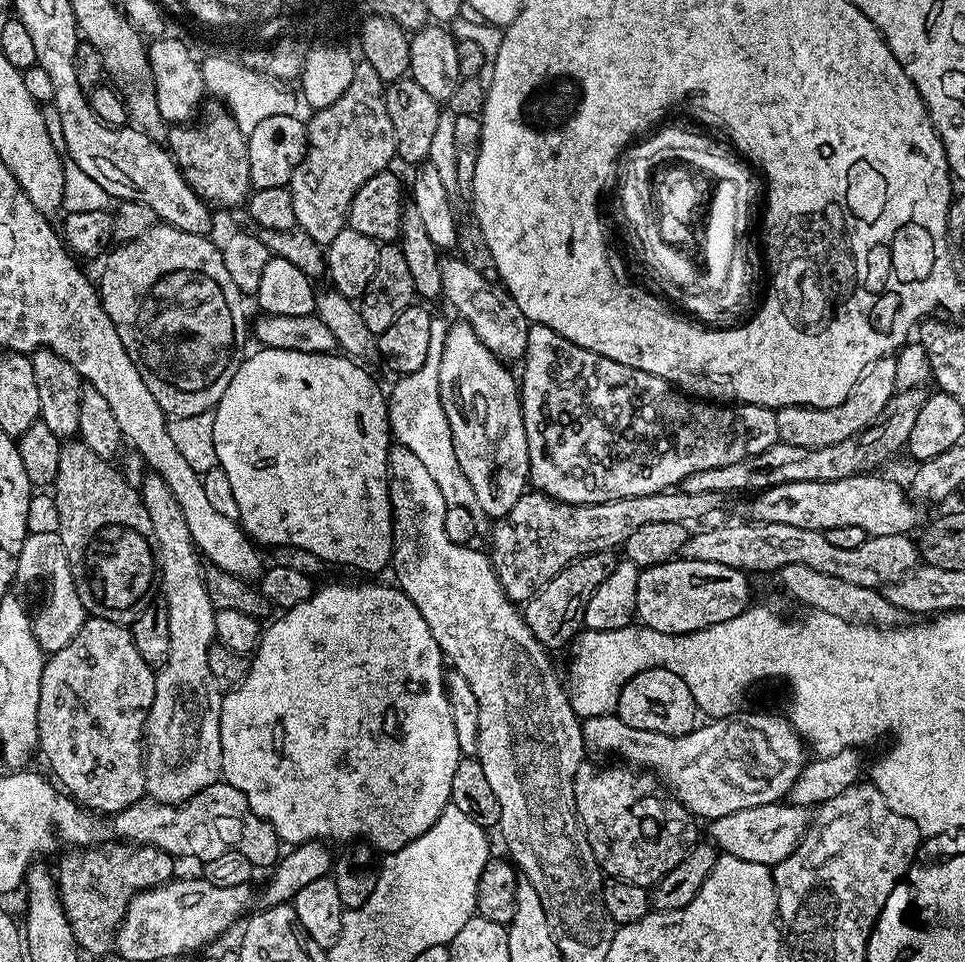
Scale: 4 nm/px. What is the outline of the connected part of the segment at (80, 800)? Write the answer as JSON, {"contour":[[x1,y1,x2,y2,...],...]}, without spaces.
{"contour":[[87,617,78,634,62,650,51,653,44,661,42,670,42,690,38,698,38,748,48,759,52,767,51,775,58,781,59,787,67,792,77,804,91,810,96,814,115,814,126,810,132,804,139,804,145,799,146,774,144,773,144,723,148,720,148,711,154,702,154,686,156,685,156,672,142,660,139,654,131,629,127,625,110,622,109,619]]}

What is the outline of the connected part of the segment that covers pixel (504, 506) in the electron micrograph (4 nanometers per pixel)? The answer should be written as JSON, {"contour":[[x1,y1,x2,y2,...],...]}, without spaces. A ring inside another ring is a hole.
{"contour":[[452,322,446,334,445,349,442,351,441,369,438,373,438,394,450,424,453,444,458,465,462,468,466,479,474,488,475,497,488,517,499,518,510,514,514,502,522,498,529,487,528,439,524,425,524,410,520,406,520,390,517,377,505,361,499,360,484,345,482,338,474,334,471,326,463,322]]}

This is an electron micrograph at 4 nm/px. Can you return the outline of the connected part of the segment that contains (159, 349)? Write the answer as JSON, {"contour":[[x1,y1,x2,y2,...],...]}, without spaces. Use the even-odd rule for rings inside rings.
{"contour":[[158,222,150,230,146,230,142,238,134,238,130,242,113,247,102,260,104,269,100,272,100,280,98,279,98,291,104,313,110,318,110,322,114,322,118,338,122,338,122,346,126,346,126,354,130,354,130,362,138,366,138,374,142,374,142,382,146,382,146,390,154,394,154,402,162,406,165,416,169,418,212,412,222,398,226,386,230,386,230,378,234,378,241,362,246,358,244,343,247,342,248,336,250,340,250,316,248,320,247,314,244,313,246,297,230,279,230,274,226,271,226,262,222,262,220,248,212,245,210,241,208,236,186,234,186,230,178,230,174,226]]}

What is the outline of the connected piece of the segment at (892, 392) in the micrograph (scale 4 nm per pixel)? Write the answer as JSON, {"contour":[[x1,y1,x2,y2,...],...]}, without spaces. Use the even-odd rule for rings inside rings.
{"contour":[[895,355,883,356,860,375,846,402,833,408,809,408,803,404,795,404,775,409,780,440,785,444,807,448,821,448,834,446,834,442,846,442,846,438,858,434,883,417,886,406,897,393,895,384,897,369]]}

